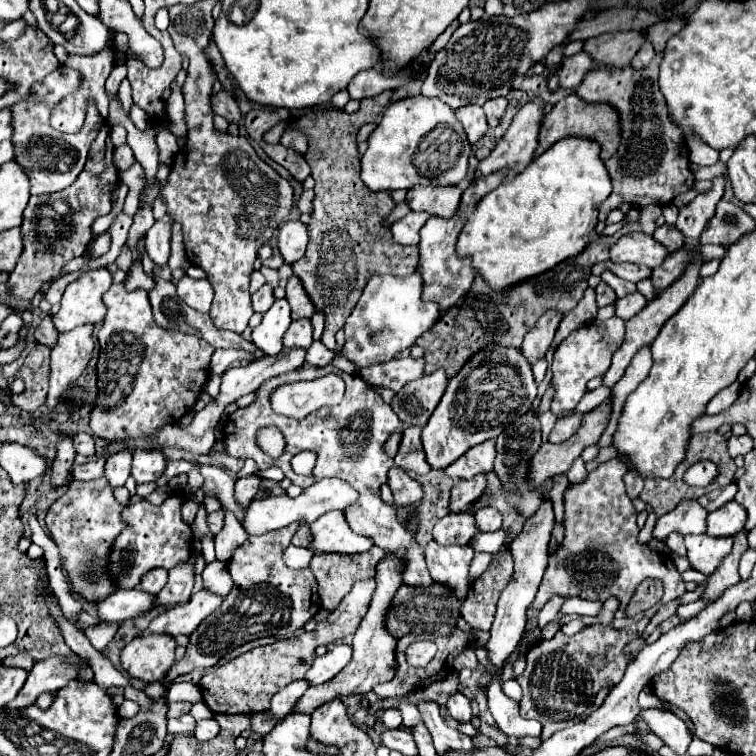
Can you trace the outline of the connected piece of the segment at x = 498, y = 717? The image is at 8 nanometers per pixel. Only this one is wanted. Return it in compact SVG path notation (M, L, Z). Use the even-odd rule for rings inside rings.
M485 647L475 648L475 653L478 661L489 669L489 672L493 675L491 678L492 683L487 691L487 705L489 705L489 711L491 711L495 723L499 725L499 729L505 735L515 735L515 737L531 735L531 737L539 737L541 723L539 721L523 719L519 715L519 705L503 693L500 683L503 669L497 669L491 665Z

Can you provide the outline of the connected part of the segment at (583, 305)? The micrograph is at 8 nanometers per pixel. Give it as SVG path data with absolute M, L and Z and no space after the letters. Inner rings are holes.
M587 287L585 295L583 295L583 299L577 303L577 307L575 307L571 313L563 315L563 319L561 319L559 327L557 327L557 333L555 333L555 337L553 337L553 343L551 343L553 349L555 349L565 337L569 337L575 329L579 329L579 327L591 323L591 321L595 319L595 315L597 315L595 291L593 291L591 287Z

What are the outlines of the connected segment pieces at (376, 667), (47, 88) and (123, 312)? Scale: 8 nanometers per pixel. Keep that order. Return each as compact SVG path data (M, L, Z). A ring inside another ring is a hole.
M387 557L379 565L379 571L375 575L375 583L377 583L377 587L375 587L369 611L367 611L365 619L361 621L357 633L353 635L353 657L351 657L347 669L343 669L337 677L333 677L331 681L327 681L323 685L309 687L305 691L305 695L299 699L299 703L297 703L297 707L293 711L313 713L319 705L329 703L329 701L333 701L337 697L347 697L347 695L365 697L367 693L373 691L373 687L377 683L385 683L385 681L391 681L395 677L395 671L397 671L397 659L395 659L397 641L387 633L387 629L383 629L383 617L387 613L387 605L389 605L391 597L395 595L395 589L403 583L403 579L401 579L401 565L399 565L397 557Z
M59 67L55 73L47 75L43 81L35 83L29 89L29 97L25 101L19 101L9 107L11 117L13 117L11 143L15 147L15 161L21 163L23 171L27 173L27 177L31 181L31 189L29 189L31 195L49 195L49 193L57 193L57 191L69 187L83 171L91 141L95 141L95 133L99 133L99 125L105 123L103 117L99 115L97 107L89 105L83 129L77 135L67 135L67 133L59 133L59 131L51 129L51 125L49 125L51 109L63 95L73 93L77 87L79 87L79 73L75 73L73 69L67 69L67 67Z
M123 283L111 285L111 289L103 295L103 303L107 313L103 317L103 327L97 333L101 351L97 361L97 389L99 395L95 399L89 427L95 437L111 439L111 437L141 437L143 433L155 433L159 425L177 423L185 413L189 413L197 401L191 385L199 371L205 371L205 383L209 377L209 361L213 355L213 347L201 341L195 335L161 329L153 321L151 305L147 301L147 291L131 291L127 293Z

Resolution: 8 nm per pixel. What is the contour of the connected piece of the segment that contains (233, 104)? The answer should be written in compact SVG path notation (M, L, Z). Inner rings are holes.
M219 91L217 95L211 97L211 103L213 103L213 113L225 117L227 123L239 123L241 121L239 105L237 105L237 101L235 101L235 97L231 93Z

